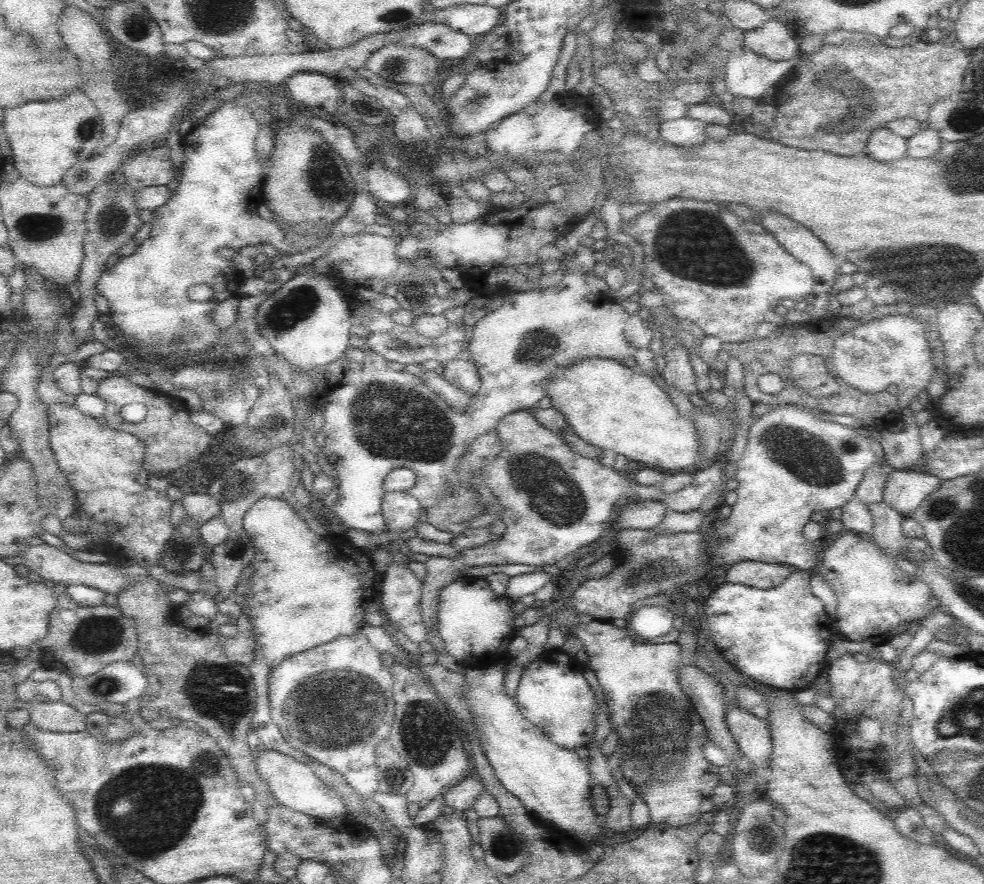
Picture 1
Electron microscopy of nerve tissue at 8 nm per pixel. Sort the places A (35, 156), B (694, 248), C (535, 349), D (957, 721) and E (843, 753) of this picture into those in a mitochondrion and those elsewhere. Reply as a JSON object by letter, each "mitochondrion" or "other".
{"A":"other","B":"mitochondrion","C":"mitochondrion","D":"mitochondrion","E":"other"}

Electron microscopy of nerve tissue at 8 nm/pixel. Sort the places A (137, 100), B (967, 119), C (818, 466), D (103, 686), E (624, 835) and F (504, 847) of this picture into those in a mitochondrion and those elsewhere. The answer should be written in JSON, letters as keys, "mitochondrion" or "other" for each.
{"A":"other","B":"mitochondrion","C":"mitochondrion","D":"mitochondrion","E":"other","F":"mitochondrion"}

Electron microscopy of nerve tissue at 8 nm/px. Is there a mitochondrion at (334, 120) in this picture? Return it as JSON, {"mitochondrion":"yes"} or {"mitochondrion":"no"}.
{"mitochondrion":"no"}

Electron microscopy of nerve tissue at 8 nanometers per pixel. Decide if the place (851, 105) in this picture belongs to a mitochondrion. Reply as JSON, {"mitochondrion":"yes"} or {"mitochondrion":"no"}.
{"mitochondrion":"yes"}

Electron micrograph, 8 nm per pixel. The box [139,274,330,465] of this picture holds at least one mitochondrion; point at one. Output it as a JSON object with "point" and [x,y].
{"point":[288,311]}

